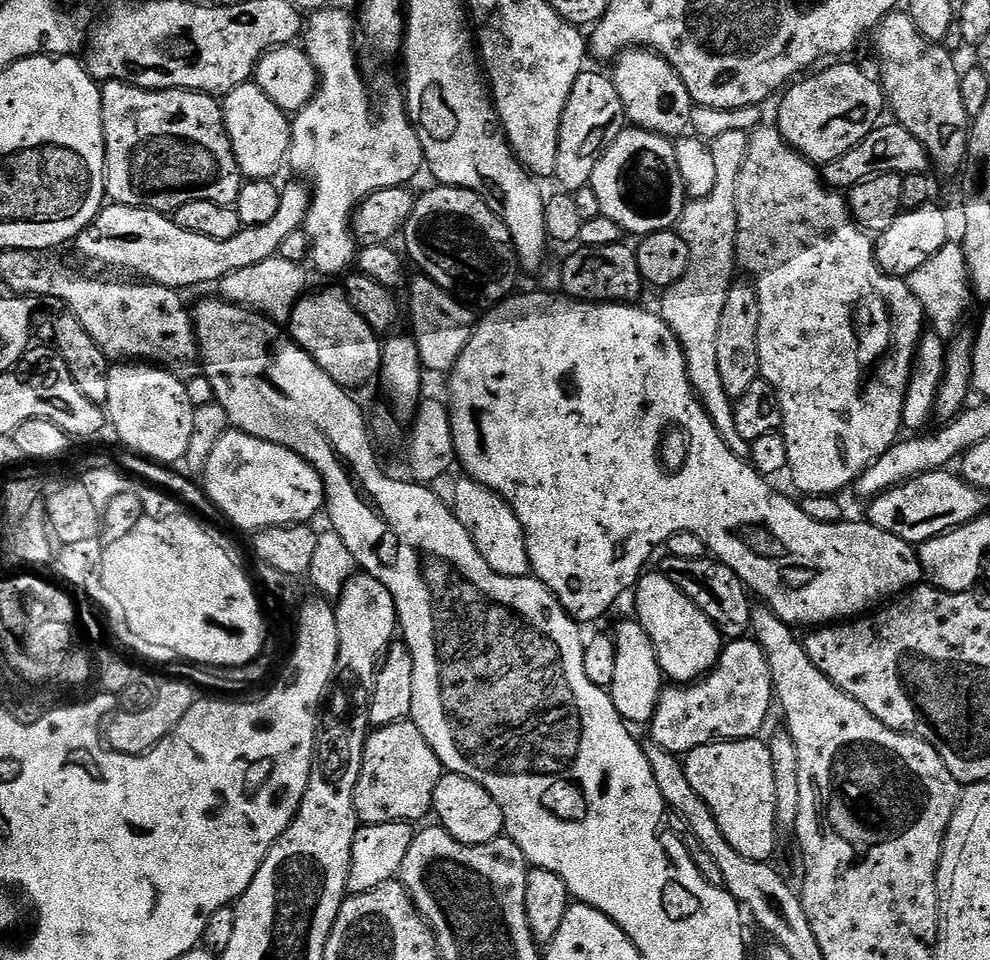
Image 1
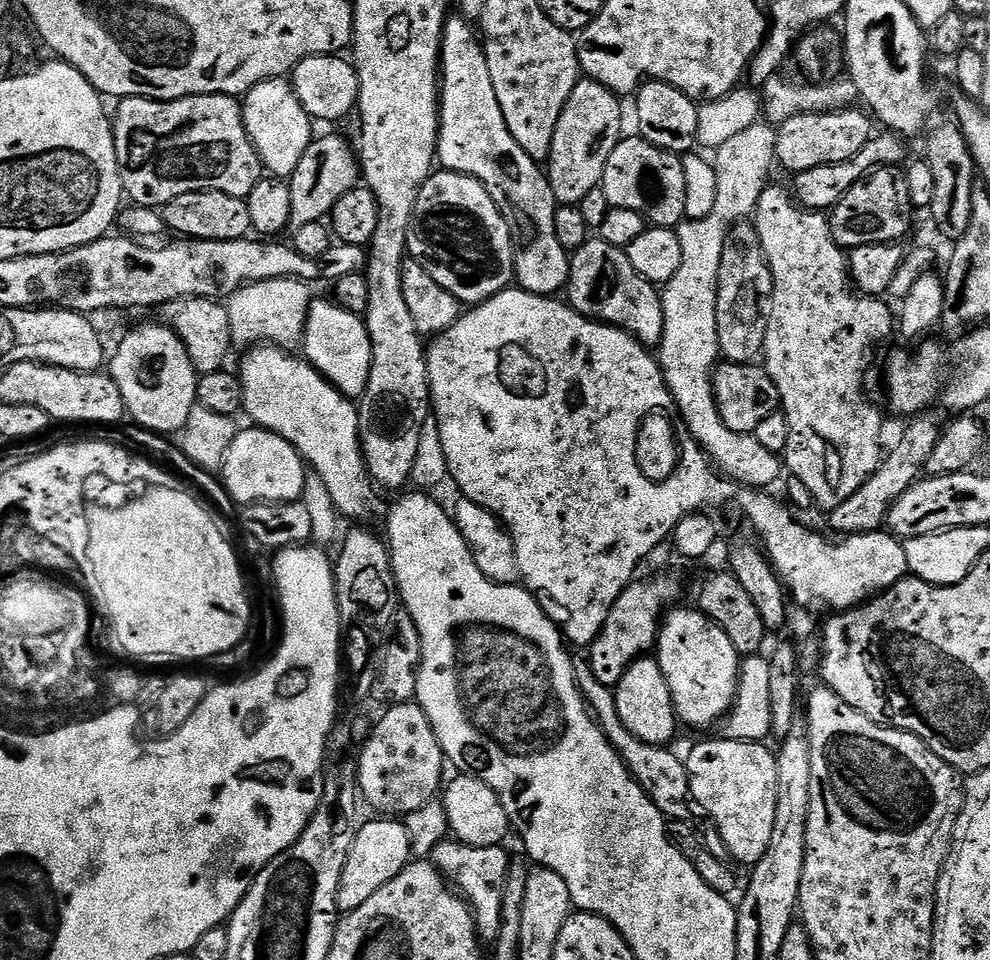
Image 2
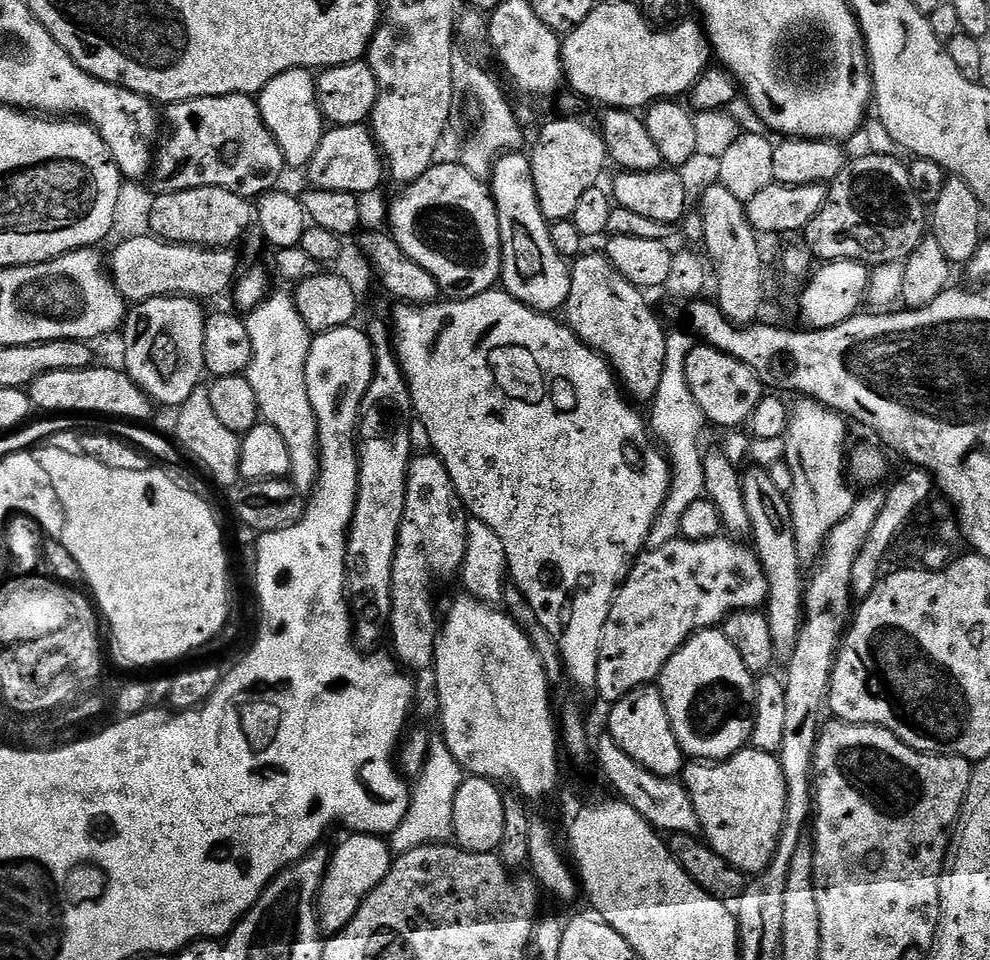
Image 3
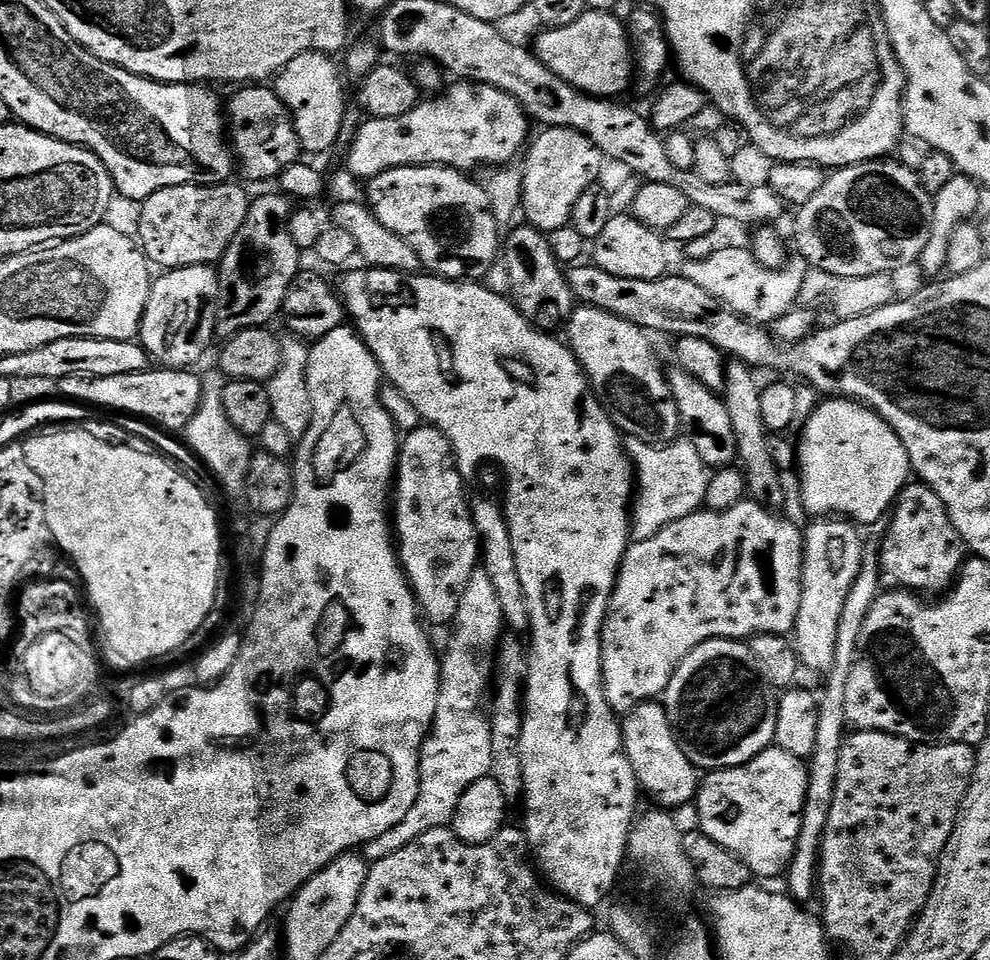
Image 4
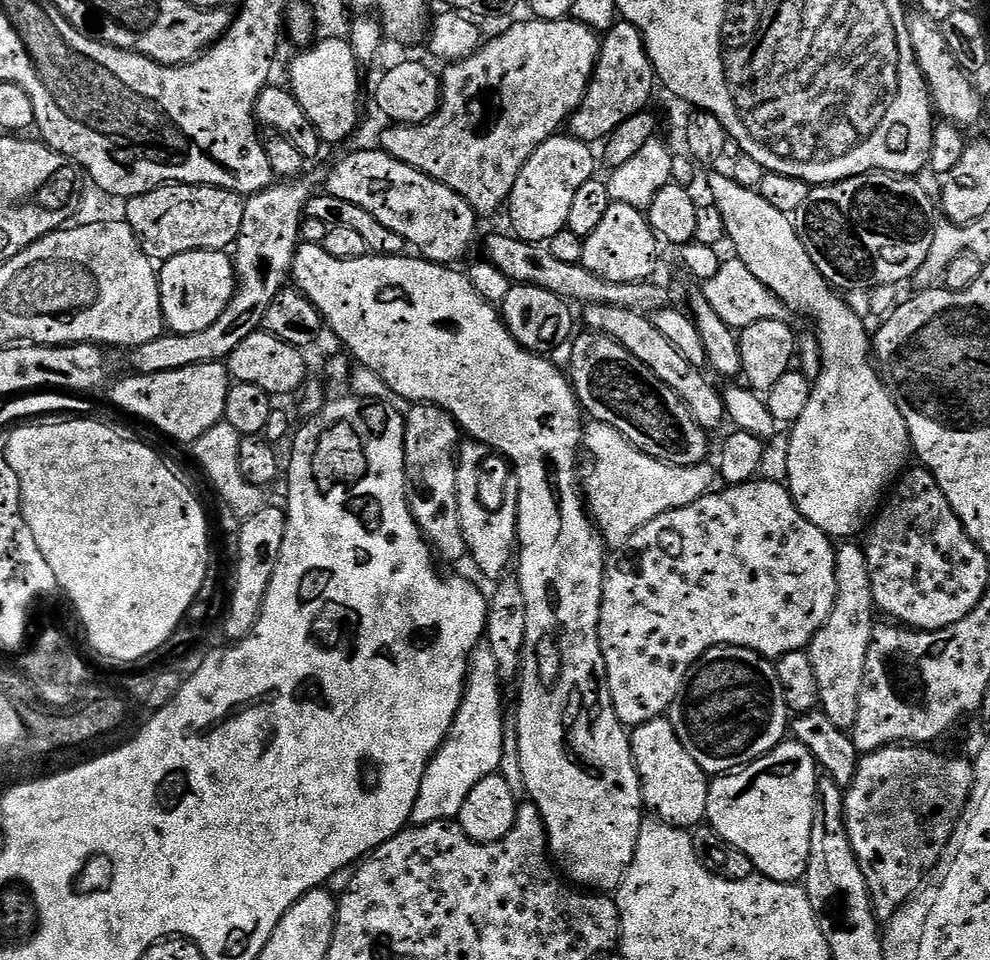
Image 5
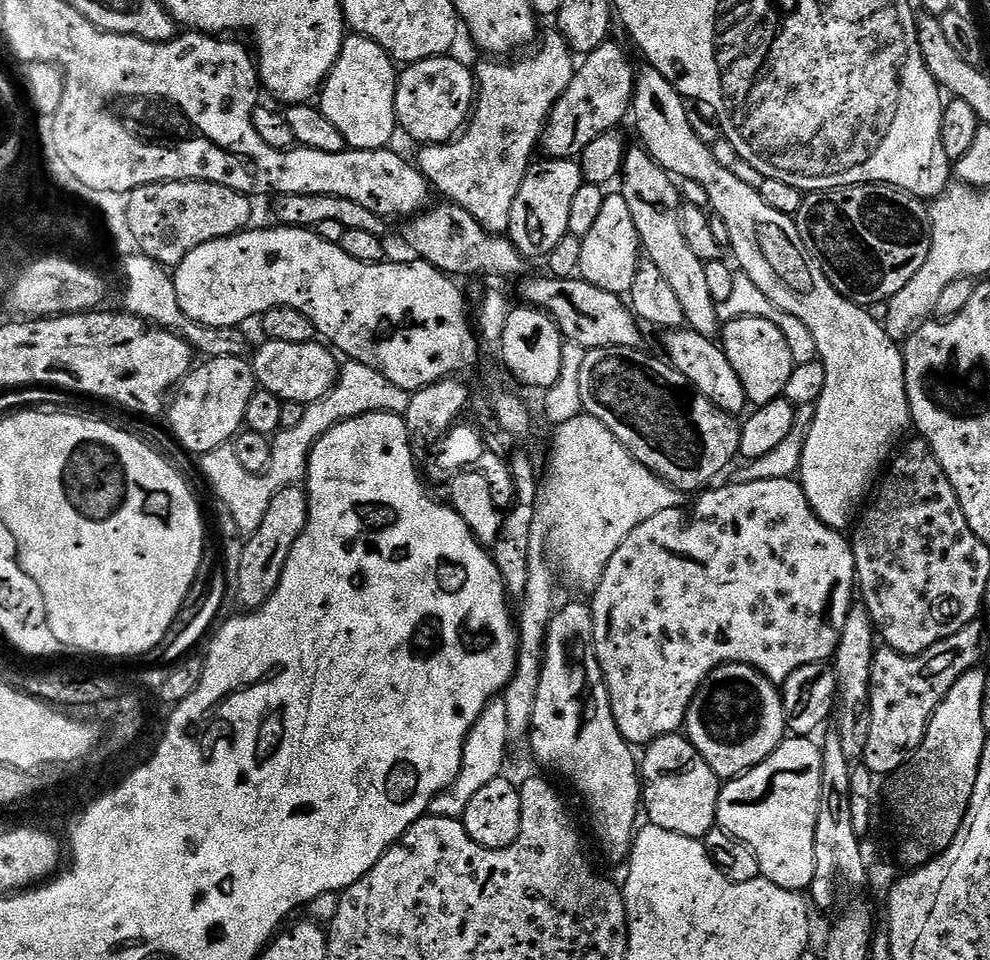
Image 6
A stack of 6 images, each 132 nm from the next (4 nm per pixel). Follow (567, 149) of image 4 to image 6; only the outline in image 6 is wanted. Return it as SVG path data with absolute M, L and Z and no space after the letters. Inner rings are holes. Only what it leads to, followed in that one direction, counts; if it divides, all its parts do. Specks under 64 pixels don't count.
M540 158L528 165L522 190L518 190L518 198L514 198L514 210L510 210L510 226L506 233L522 255L526 258L547 258L550 250L558 246L558 241L569 235L570 202L584 183L584 175L575 159Z

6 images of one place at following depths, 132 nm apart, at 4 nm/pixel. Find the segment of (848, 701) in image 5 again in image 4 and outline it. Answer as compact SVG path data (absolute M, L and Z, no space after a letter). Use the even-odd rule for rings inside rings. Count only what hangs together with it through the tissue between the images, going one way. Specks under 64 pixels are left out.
M820 518L804 532L802 602L794 629L794 643L805 669L817 668L827 673L834 666L842 612L866 555L864 540L859 531L861 529L855 523L843 518Z

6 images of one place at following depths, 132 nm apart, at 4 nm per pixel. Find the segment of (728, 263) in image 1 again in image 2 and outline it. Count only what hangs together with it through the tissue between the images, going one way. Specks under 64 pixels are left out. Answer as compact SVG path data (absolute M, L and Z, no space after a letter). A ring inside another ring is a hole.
M757 122L734 138L727 139L720 148L715 149L714 156L716 156L714 165L717 174L714 210L706 218L685 219L678 228L682 242L682 266L678 266L678 274L674 274L674 278L670 278L670 282L662 288L660 301L664 311L664 337L660 339L658 345L658 359L664 375L664 385L668 387L672 401L676 404L679 419L704 449L709 461L737 486L743 486L748 490L768 490L779 478L780 468L782 472L781 457L775 452L766 450L766 446L762 446L762 442L758 442L754 434L735 432L726 426L726 422L722 422L712 389L712 373L721 359L716 303L718 302L718 266L722 266L722 250L729 230L755 213L758 198L762 198L764 189L769 187L768 175L776 164L776 128L768 122Z

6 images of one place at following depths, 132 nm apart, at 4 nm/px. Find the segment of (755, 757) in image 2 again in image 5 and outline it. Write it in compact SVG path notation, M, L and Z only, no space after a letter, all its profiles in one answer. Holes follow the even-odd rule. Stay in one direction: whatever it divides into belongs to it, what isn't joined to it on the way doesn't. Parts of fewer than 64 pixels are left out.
M785 742L745 768L720 774L708 786L707 823L738 846L759 875L778 883L803 881L810 858L818 765L806 746Z

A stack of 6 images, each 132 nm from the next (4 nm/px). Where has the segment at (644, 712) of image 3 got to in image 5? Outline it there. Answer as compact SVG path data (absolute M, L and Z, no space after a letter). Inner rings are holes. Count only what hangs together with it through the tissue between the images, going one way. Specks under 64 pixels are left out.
M661 718L631 729L632 760L640 775L640 789L644 795L644 807L655 819L672 824L676 828L695 829L705 823L708 815L709 773L704 772L690 758L686 746L674 734L671 719Z

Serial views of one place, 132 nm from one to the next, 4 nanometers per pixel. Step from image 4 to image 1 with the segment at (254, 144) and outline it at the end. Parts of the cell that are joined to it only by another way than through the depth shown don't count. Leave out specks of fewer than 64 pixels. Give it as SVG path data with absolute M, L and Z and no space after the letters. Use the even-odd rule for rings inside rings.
M110 80L100 89L100 101L104 127L104 190L111 203L128 204L132 208L149 208L165 214L175 213L177 208L186 206L186 202L218 202L229 206L235 205L239 198L242 177L224 125L224 110L221 101L215 95L206 92L187 92L185 88L171 88L165 92L147 92L144 88L133 88L132 85L124 84L120 80Z

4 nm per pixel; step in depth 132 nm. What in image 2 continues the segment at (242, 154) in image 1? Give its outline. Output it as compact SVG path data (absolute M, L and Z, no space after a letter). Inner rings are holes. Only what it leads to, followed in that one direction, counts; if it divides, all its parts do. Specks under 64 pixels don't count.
M284 78L262 82L246 93L242 107L246 134L260 156L263 171L272 178L292 177L314 139L314 121L306 114L302 102L298 102L291 83Z

